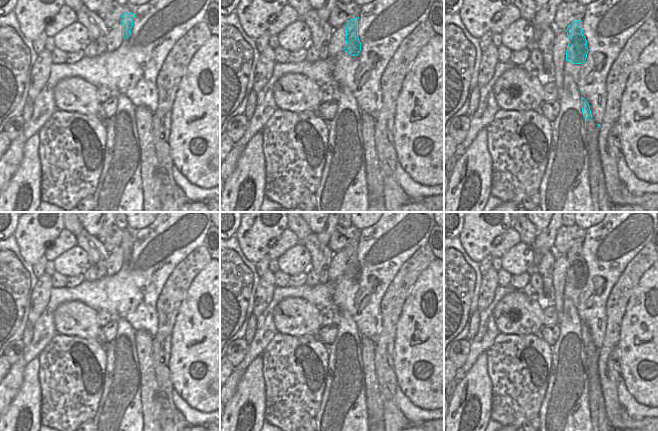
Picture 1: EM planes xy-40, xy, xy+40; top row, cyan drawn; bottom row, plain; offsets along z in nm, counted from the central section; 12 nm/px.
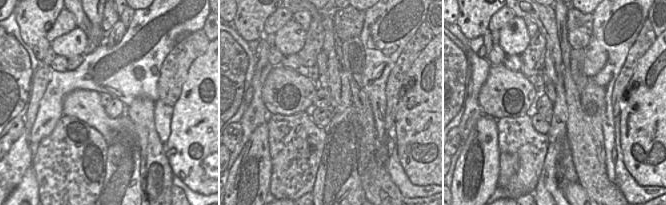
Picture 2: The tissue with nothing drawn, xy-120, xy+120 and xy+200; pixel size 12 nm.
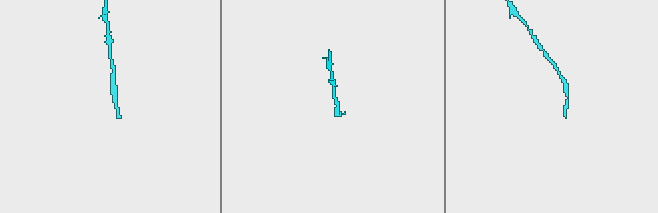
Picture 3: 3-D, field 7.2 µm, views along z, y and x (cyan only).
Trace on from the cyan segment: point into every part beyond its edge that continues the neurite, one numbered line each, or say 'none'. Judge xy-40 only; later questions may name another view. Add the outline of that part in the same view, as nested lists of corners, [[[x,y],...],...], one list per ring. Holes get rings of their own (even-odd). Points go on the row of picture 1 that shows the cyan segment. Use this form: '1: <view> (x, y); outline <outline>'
none

